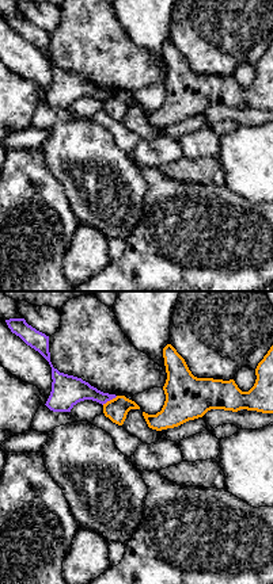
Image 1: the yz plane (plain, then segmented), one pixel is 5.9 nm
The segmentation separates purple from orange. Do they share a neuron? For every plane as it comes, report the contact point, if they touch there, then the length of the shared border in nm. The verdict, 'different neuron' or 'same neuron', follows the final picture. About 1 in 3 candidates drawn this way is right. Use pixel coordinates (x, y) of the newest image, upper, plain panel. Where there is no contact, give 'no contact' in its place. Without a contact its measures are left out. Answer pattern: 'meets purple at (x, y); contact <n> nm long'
meets purple at (109, 96); contact 110 nm long

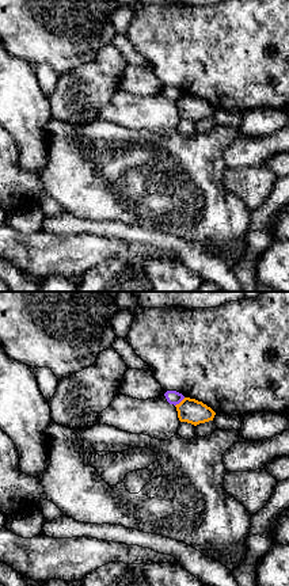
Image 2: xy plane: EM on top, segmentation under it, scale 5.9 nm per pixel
meets purple at (179, 98); contact 80 nm long

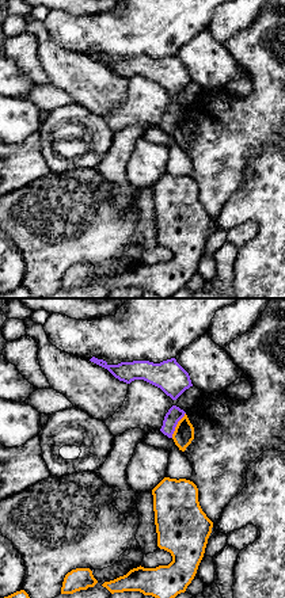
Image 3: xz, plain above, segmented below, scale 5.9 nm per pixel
meets purple at (177, 120); contact 170 nm long

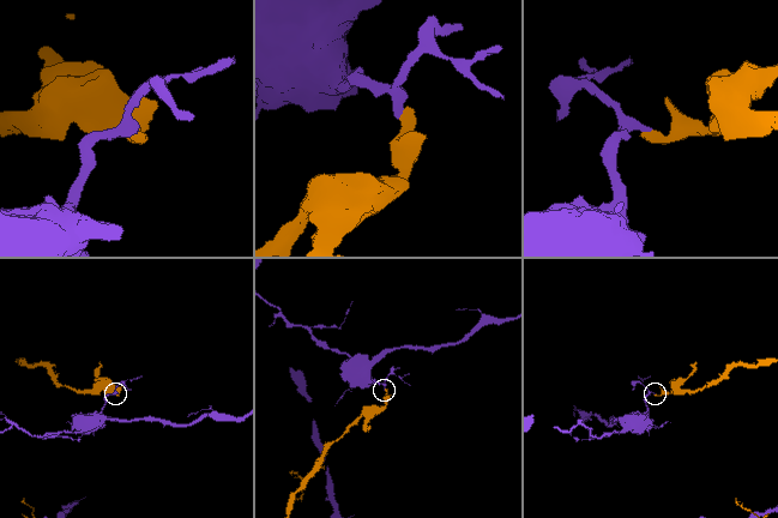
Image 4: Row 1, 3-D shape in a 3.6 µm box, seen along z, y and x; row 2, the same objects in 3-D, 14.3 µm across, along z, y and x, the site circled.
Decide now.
different neuron

